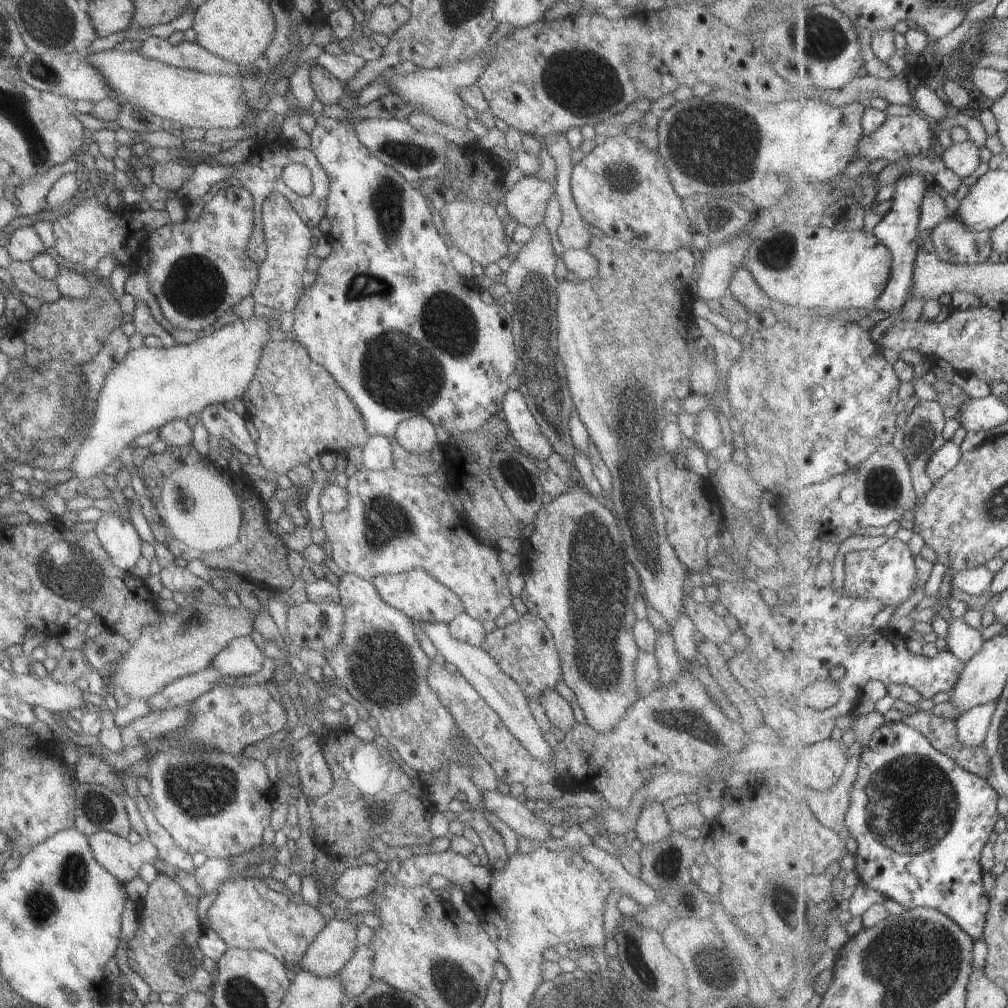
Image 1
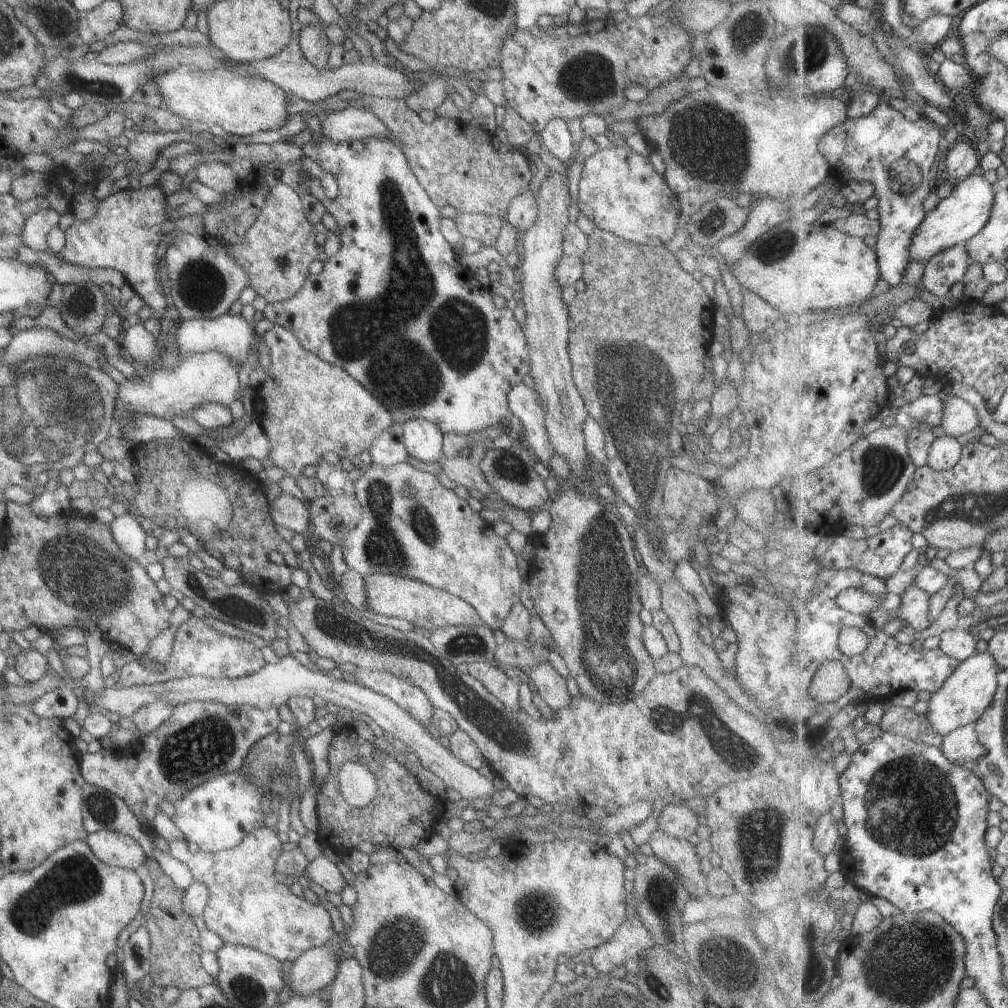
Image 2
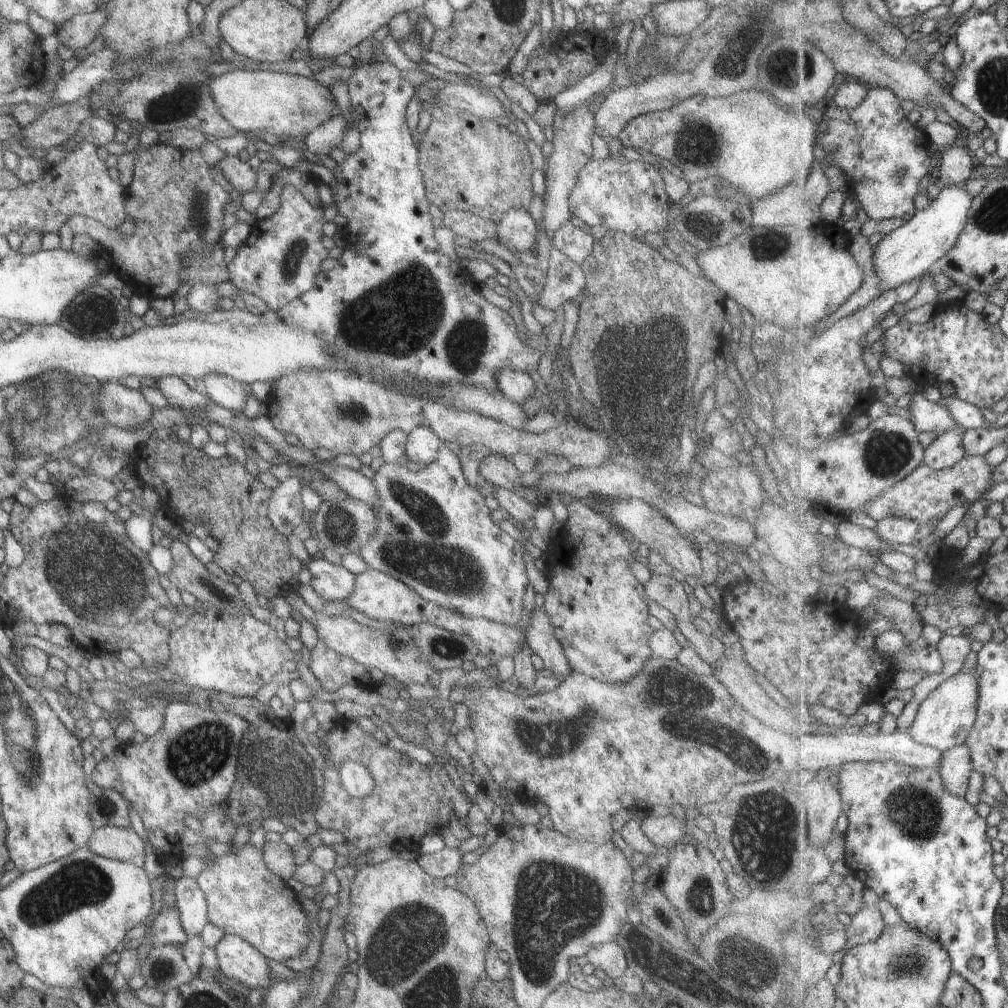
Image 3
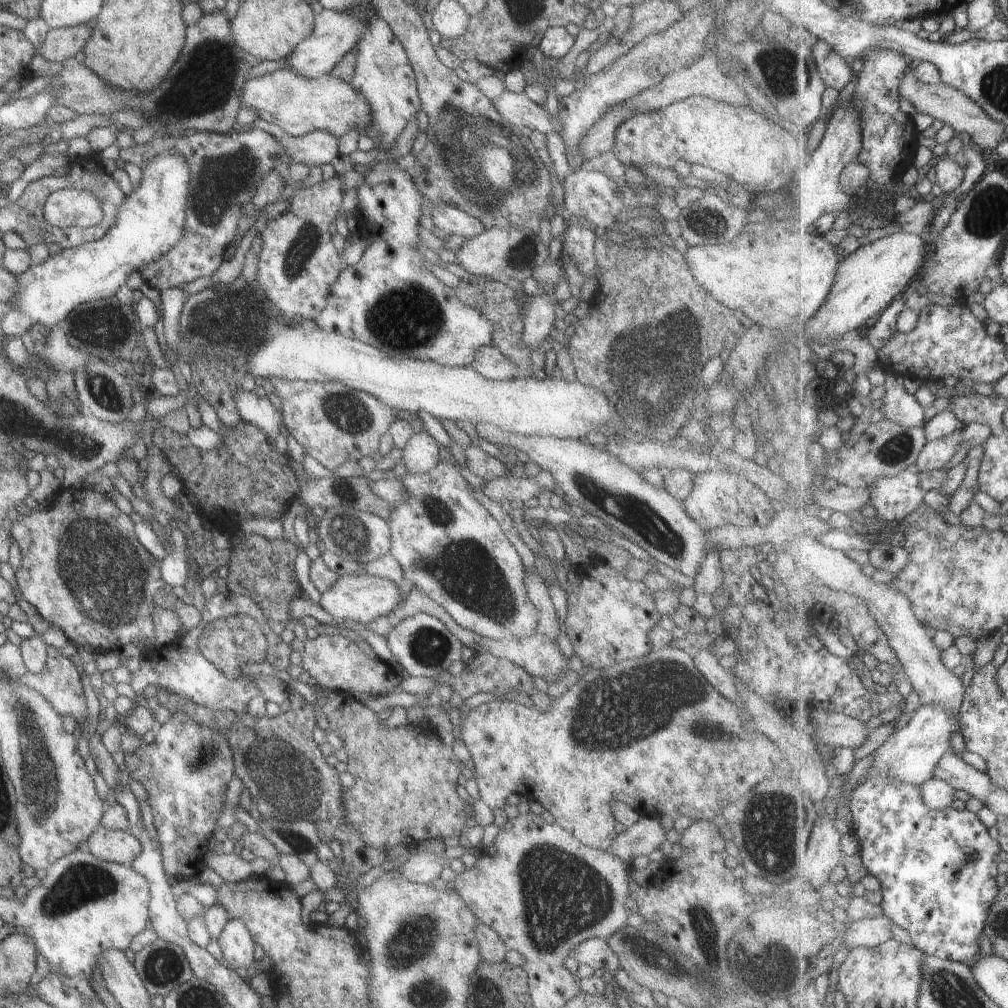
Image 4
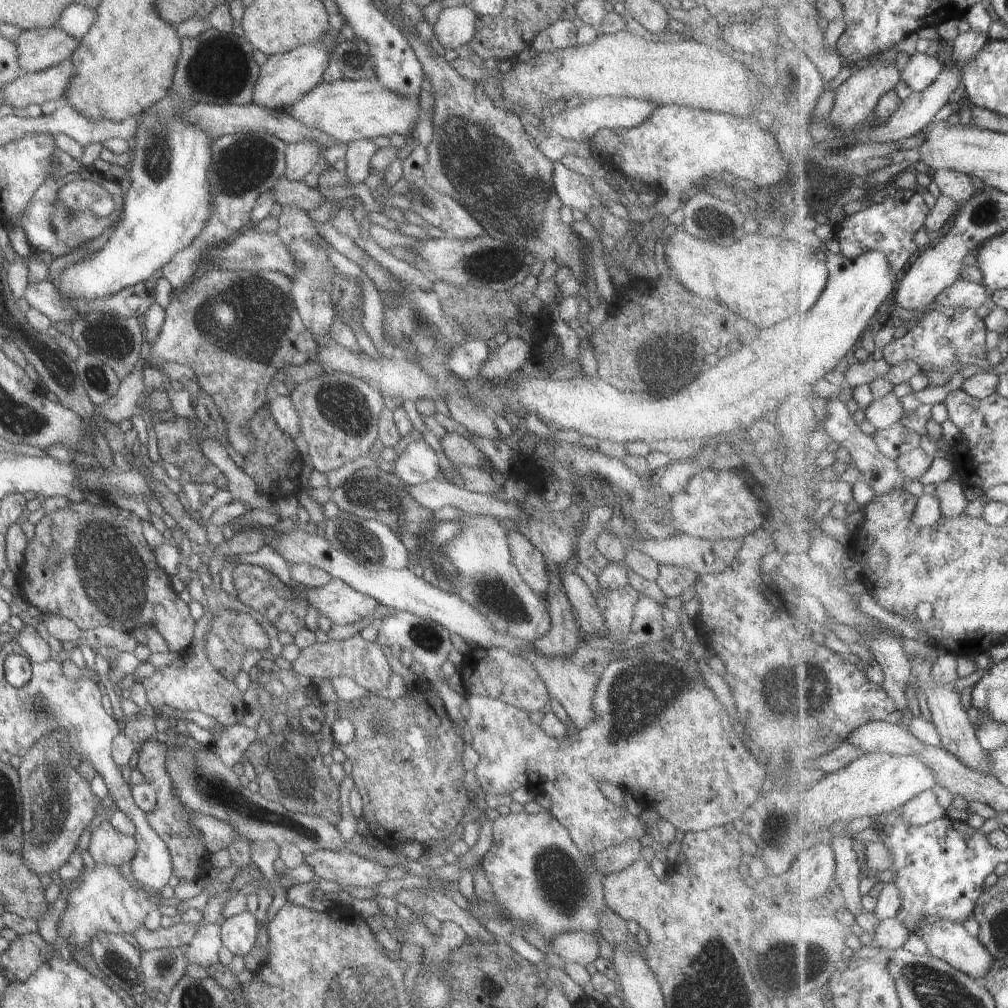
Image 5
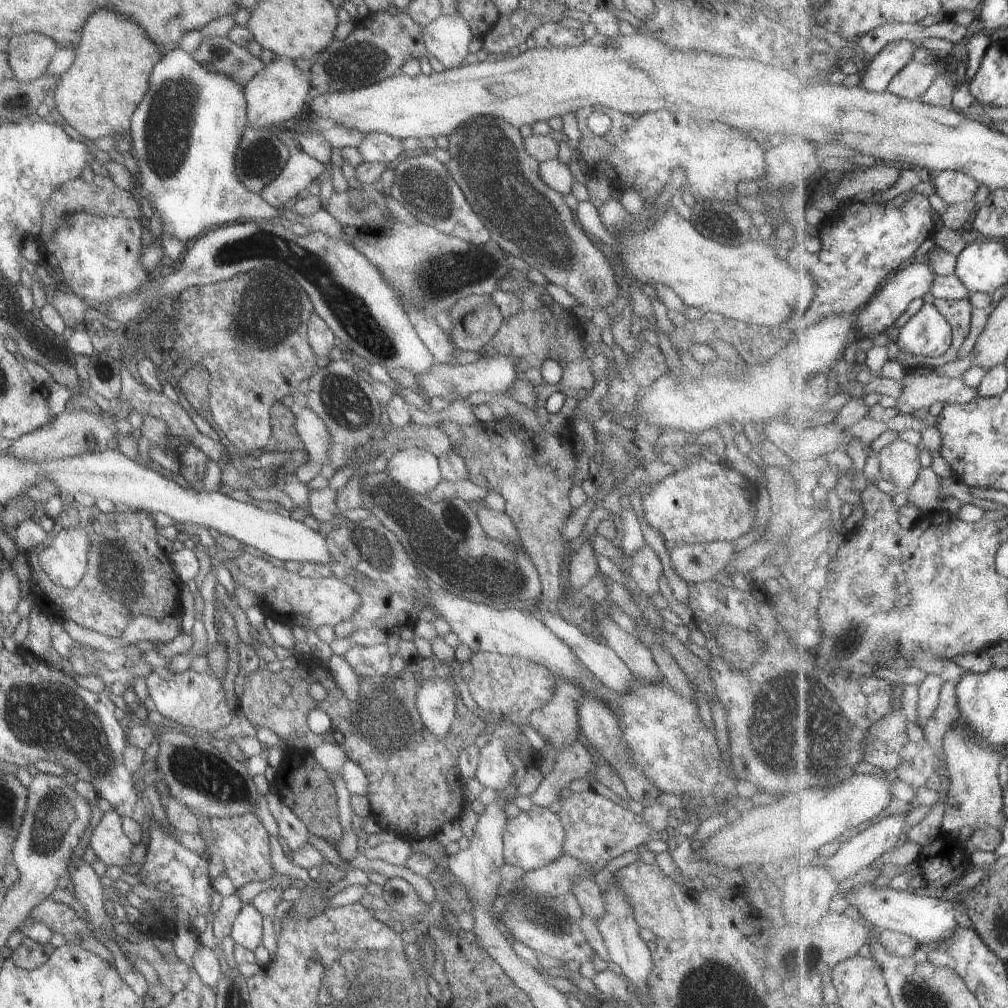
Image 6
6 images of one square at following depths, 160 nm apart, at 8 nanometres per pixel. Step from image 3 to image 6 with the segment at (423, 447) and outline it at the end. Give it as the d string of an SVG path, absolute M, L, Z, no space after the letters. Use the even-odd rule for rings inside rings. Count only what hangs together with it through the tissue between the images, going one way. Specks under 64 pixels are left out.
M419 447L398 449L388 456L383 474L399 487L427 495L441 480L438 459Z

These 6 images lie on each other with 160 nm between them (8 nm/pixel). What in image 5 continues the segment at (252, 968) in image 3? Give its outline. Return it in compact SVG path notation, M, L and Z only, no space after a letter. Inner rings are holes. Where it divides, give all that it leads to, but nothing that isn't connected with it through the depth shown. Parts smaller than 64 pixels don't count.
M247 910L220 922L220 941L231 954L243 956L253 951L257 922Z

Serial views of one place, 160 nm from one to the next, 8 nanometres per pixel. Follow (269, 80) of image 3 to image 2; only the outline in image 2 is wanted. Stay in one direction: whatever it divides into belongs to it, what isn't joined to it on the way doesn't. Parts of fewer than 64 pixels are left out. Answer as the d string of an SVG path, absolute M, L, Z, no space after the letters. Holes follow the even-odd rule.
M181 65L173 70L153 75L148 82L150 81L153 81L153 84L161 92L163 100L160 106L163 106L175 116L190 121L204 122L209 126L216 124L219 128L225 130L227 134L247 137L253 133L274 131L280 129L291 118L291 115L288 115L285 109L290 98L286 92L283 92L278 86L264 78L240 75L231 69L199 70L195 67Z

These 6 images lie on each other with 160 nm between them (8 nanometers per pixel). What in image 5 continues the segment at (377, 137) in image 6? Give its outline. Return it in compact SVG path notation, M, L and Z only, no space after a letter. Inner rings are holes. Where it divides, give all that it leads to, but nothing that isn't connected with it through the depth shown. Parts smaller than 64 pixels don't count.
M357 139L346 143L344 157L347 159L343 174L349 184L357 185L363 179L371 176L368 164L378 147L371 139Z

